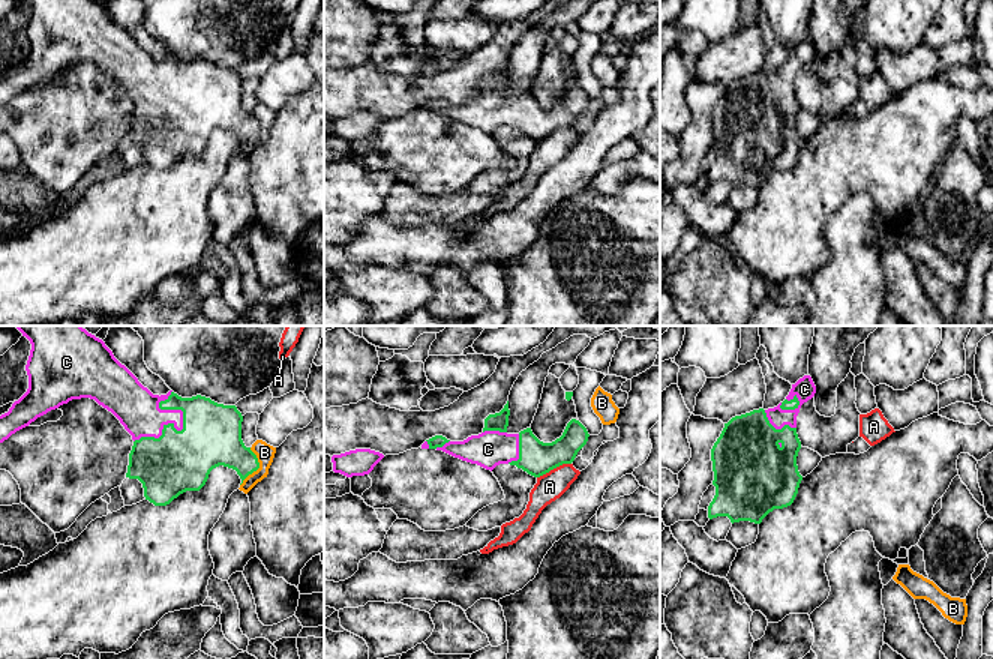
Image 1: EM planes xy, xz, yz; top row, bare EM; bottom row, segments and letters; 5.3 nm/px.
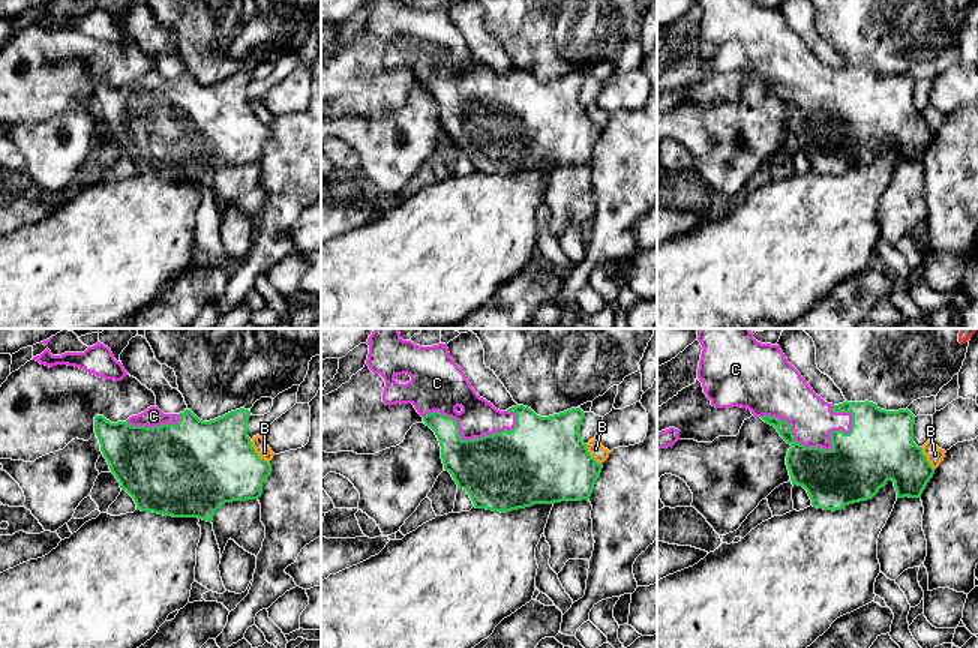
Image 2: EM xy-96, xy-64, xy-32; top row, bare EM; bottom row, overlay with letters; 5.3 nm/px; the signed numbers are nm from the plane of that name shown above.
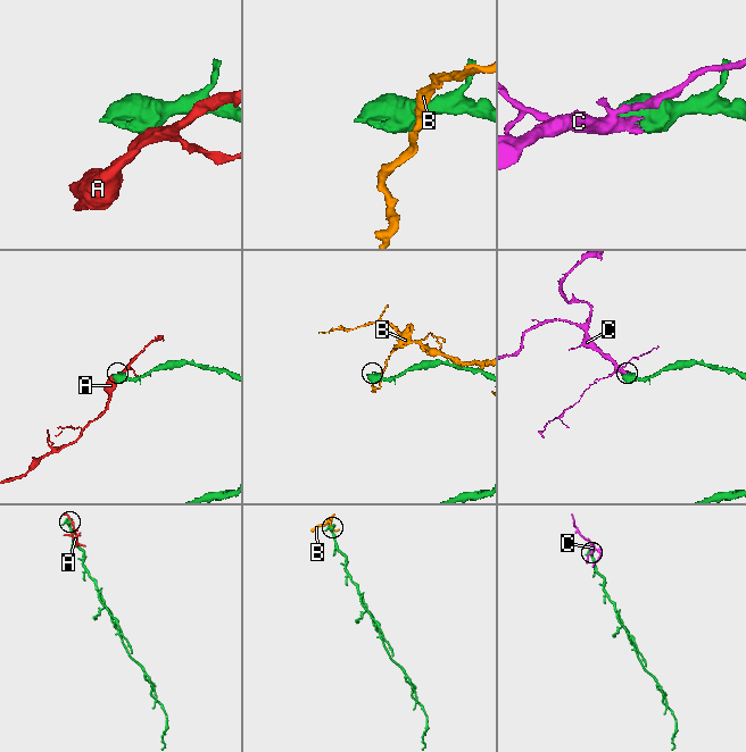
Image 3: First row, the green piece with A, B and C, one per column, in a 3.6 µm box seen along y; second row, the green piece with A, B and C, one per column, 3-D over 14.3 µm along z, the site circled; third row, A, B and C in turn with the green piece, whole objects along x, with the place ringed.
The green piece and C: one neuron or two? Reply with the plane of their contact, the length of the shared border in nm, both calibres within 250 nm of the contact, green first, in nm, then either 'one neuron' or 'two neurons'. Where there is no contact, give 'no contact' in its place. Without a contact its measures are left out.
meets green in xy; contact 340 nm long; 320 nm thick on the green side, 220 nm on the other; one neuron

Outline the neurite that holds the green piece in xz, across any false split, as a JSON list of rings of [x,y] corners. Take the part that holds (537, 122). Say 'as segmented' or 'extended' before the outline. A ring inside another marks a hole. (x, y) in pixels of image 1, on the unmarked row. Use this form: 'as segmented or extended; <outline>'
extended; [[[507,65],[500,77],[484,83],[482,98],[471,99],[464,105],[450,105],[442,99],[435,99],[426,104],[422,113],[442,114],[490,135],[500,128],[510,128],[540,141],[562,128],[572,128],[590,101],[586,92],[579,84],[572,83],[560,102],[543,107],[532,98],[531,92],[519,98],[508,98],[508,80]]]

